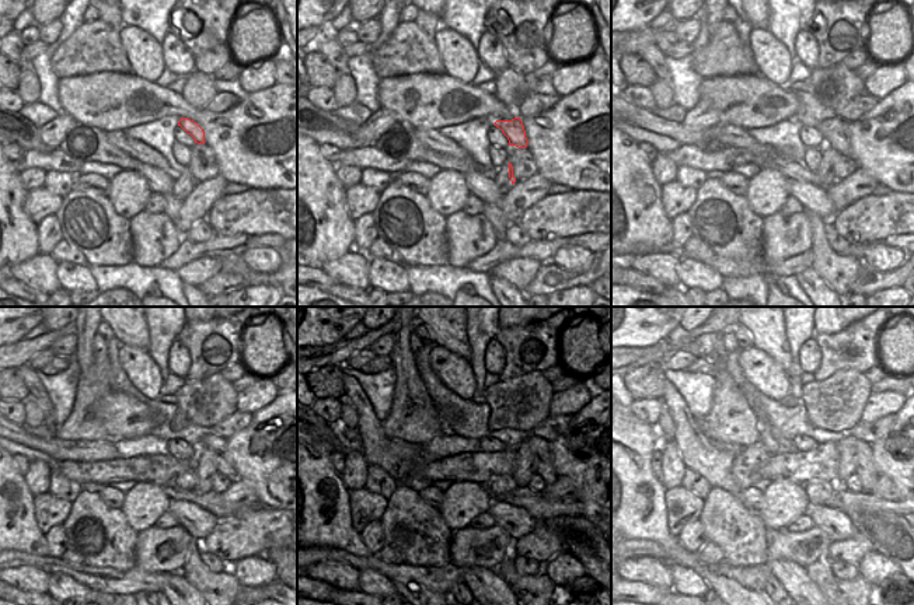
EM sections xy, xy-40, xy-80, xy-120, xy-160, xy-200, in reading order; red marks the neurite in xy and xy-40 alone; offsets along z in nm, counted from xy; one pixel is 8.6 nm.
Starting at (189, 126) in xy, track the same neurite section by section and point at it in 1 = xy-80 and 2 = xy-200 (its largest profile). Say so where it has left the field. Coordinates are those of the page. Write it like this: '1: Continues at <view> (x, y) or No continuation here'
1: Continues at xy-80 (834, 130)
2: Continues at xy-200 (855, 457).

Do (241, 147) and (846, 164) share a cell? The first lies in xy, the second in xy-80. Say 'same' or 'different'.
different

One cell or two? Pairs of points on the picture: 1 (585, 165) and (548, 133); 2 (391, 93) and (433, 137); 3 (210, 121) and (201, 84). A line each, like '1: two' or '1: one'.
1: one
2: two
3: two

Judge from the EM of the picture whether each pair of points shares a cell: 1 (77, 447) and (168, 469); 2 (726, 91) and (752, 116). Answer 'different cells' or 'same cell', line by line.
1: different cells
2: same cell

